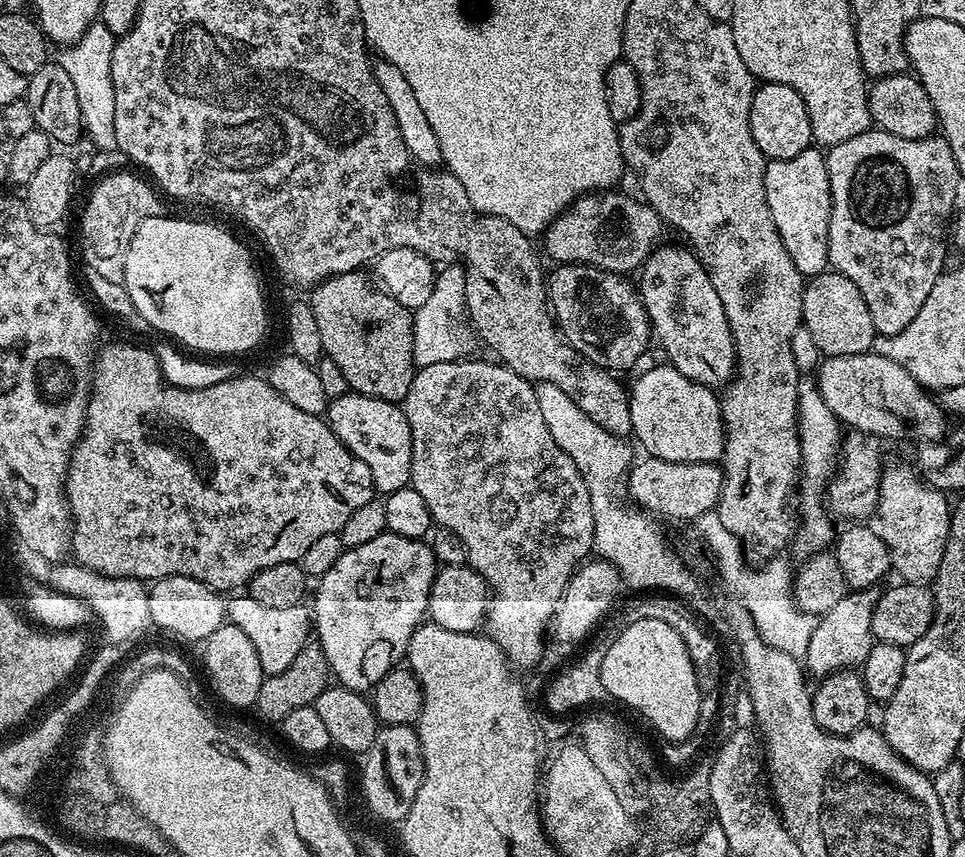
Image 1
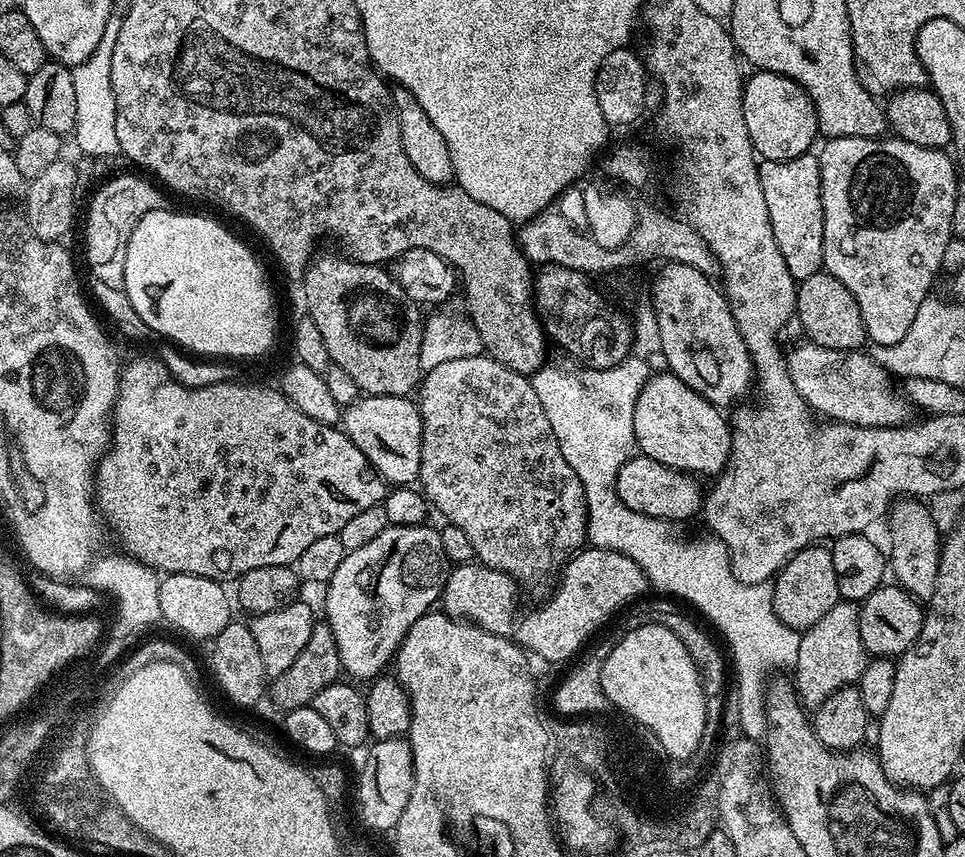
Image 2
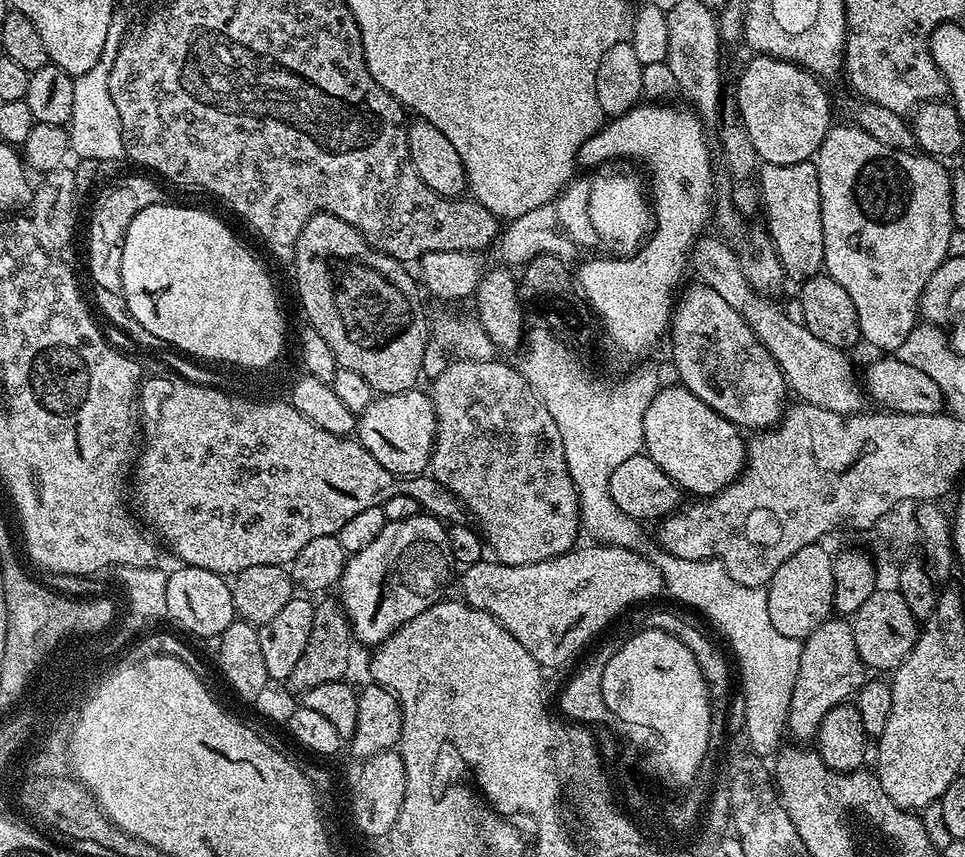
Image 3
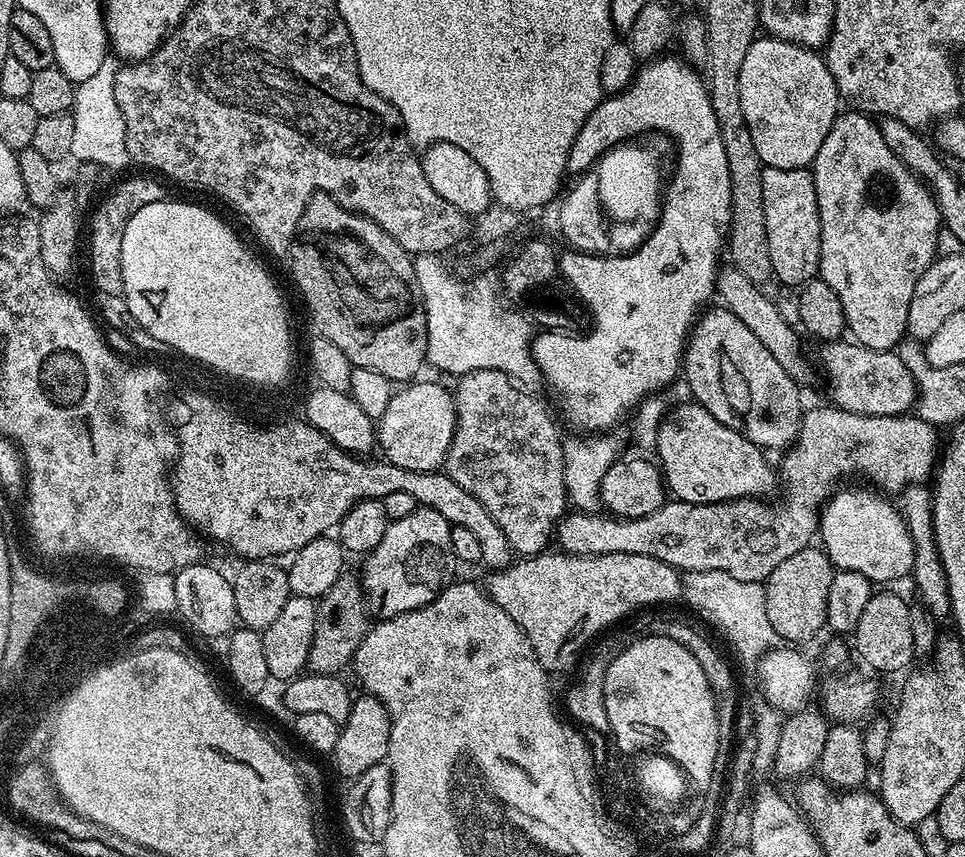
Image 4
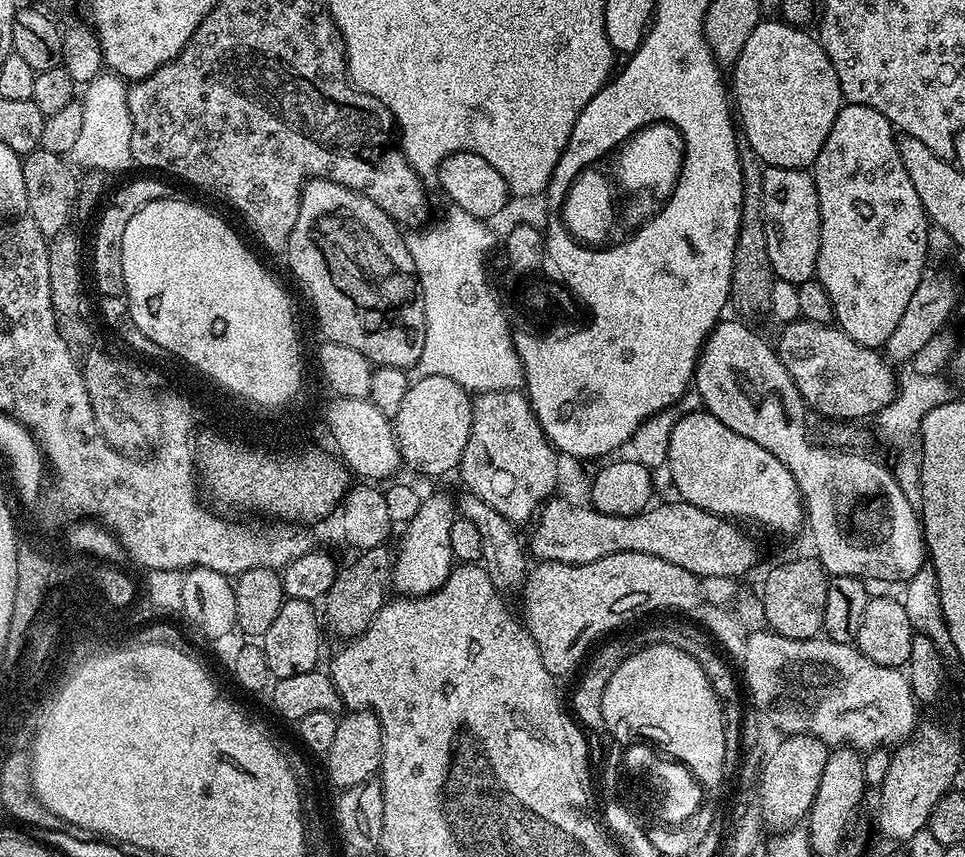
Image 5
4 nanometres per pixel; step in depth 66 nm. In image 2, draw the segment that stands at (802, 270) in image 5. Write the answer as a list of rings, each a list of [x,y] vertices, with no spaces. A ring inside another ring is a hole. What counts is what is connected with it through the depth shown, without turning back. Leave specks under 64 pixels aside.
[[[805,154],[789,160],[760,160],[758,171],[762,182],[762,198],[766,198],[766,210],[770,210],[774,242],[778,242],[778,250],[782,250],[782,259],[790,274],[797,282],[818,274],[824,267],[824,215],[819,159],[815,155]]]

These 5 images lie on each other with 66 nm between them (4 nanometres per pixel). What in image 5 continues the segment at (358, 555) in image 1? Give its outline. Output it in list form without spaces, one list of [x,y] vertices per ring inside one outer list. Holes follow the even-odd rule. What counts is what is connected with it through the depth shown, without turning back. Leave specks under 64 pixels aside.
[[[428,496],[421,499],[418,506],[418,514],[414,514],[411,522],[403,525],[400,536],[400,545],[395,545],[394,559],[390,573],[391,587],[396,587],[397,593],[404,596],[425,596],[431,592],[436,592],[446,582],[446,578],[452,573],[454,561],[450,550],[450,526],[458,519],[458,508],[448,496]]]

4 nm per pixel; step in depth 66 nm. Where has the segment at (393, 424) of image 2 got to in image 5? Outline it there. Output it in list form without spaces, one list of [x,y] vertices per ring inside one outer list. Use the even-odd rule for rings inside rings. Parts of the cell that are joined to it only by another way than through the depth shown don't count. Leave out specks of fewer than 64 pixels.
[[[420,376],[417,381],[409,383],[406,398],[394,418],[396,445],[407,467],[409,464],[424,476],[444,476],[460,463],[472,425],[473,397],[450,378]]]

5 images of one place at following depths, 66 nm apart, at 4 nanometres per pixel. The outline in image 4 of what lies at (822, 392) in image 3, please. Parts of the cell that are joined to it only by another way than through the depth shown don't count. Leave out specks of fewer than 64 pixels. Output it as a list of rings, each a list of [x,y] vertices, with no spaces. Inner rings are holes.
[[[731,266],[724,267],[721,267],[716,274],[716,292],[724,299],[721,300],[723,307],[729,308],[735,316],[742,318],[742,322],[746,322],[746,326],[750,326],[754,338],[758,338],[758,342],[762,342],[762,346],[766,346],[766,350],[770,350],[770,354],[778,358],[778,366],[782,366],[786,374],[790,374],[797,382],[804,382],[808,376],[808,364],[804,361],[803,350],[800,349],[801,333],[799,331],[796,333],[788,325],[788,320],[780,313],[779,306],[770,297],[763,296],[760,293],[763,291],[752,284],[750,278],[742,274],[742,270]]]

